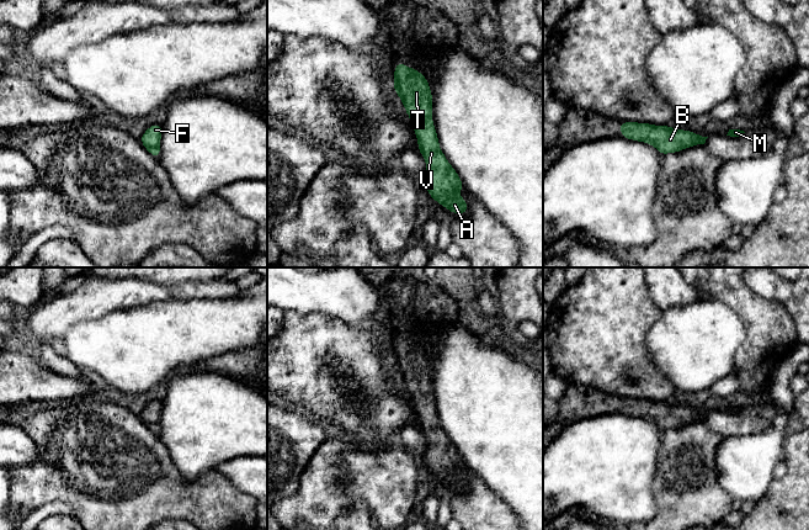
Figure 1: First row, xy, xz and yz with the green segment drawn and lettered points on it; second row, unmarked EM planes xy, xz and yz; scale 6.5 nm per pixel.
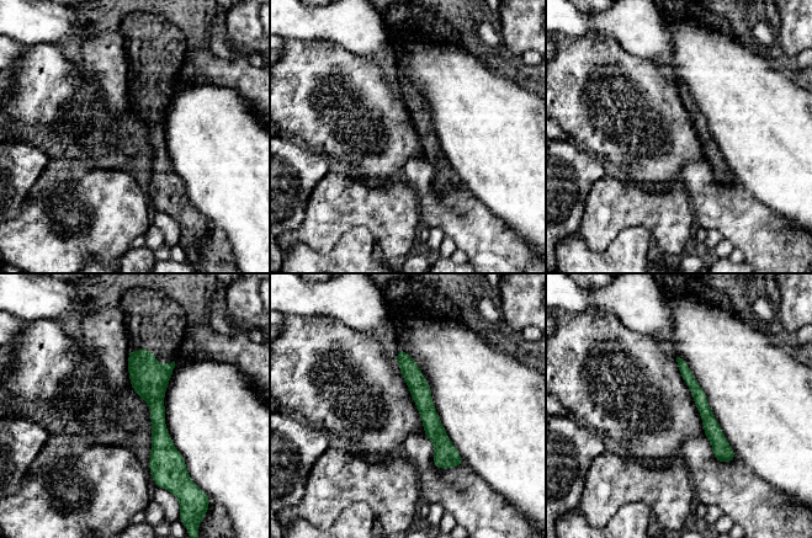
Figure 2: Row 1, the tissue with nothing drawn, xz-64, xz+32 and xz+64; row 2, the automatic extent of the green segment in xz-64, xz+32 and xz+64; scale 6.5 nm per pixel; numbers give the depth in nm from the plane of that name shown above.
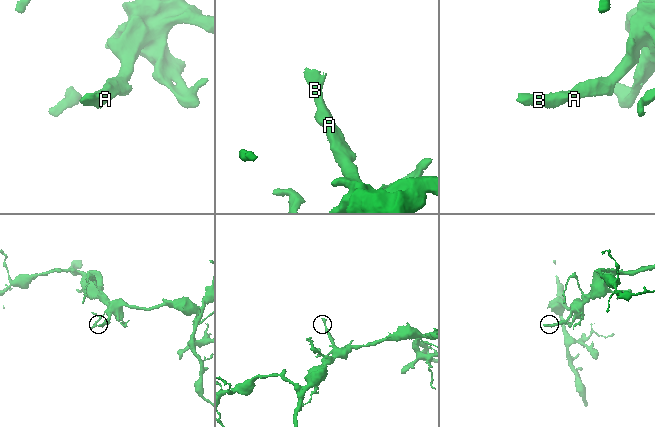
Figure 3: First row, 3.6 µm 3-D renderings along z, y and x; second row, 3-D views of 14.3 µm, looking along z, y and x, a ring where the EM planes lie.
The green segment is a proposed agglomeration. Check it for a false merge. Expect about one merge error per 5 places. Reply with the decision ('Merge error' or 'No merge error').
No merge error

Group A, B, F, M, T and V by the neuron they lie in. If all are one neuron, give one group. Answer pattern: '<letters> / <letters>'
A B F M T V

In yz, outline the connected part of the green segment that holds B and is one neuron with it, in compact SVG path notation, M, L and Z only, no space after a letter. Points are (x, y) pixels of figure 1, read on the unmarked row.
M619 398L622 414L648 419L660 430L677 429L682 425L704 420L708 413L691 407L674 406L671 402L655 402L639 398Z

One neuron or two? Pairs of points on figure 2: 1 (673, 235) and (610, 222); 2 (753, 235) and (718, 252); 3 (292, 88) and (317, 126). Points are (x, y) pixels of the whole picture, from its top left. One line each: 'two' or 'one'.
1: one
2: two
3: one

